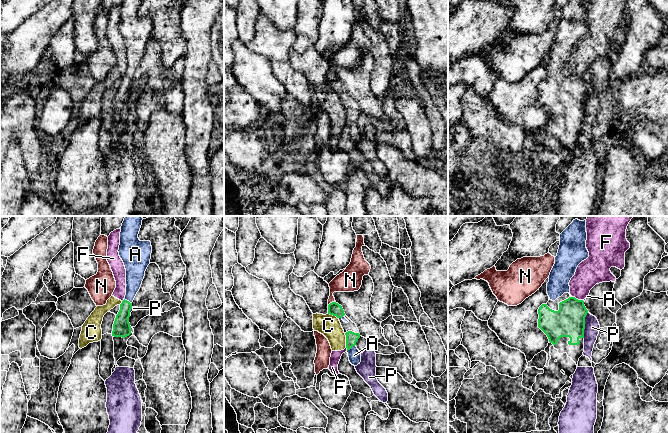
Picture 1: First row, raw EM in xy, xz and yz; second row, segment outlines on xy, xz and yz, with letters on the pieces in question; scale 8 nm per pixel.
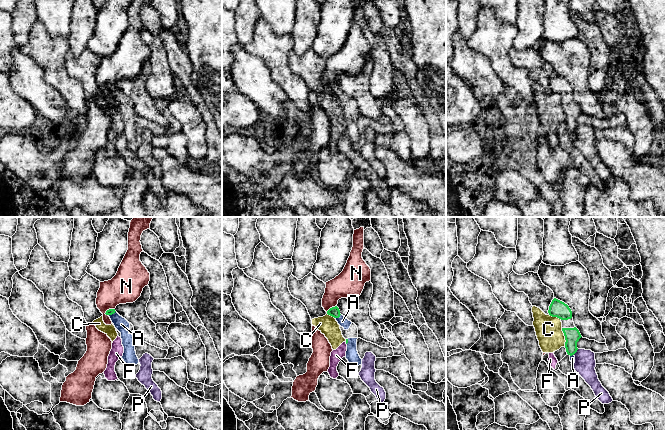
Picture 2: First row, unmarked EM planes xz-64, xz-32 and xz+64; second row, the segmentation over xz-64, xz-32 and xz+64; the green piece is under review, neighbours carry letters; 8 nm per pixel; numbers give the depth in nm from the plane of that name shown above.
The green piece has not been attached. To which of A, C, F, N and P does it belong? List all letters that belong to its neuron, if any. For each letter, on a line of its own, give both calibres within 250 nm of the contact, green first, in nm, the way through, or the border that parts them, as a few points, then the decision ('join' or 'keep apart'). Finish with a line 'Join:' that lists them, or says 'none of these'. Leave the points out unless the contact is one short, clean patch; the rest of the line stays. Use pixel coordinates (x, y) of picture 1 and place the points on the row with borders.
A: 100 nm thick on the green side, 100 nm on the other; join
C: 100 nm thick on the green side, 170 nm on the other; border along xz (344, 333), (346, 347); keep apart
F: 260 nm thick on the green side, 220 nm on the other; border along yz (572, 296), (582, 300); keep apart
N: 100 nm thick on the green side, 190 nm on the other; border along xz (335, 301), (328, 305); keep apart
P: 260 nm thick on the green side, 120 nm on the other; border along yz (588, 312), (585, 317), (583, 337); keep apart
Join: A

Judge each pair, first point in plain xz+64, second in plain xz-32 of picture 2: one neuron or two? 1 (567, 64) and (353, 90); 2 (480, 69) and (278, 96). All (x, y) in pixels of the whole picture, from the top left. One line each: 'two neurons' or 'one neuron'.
1: one neuron
2: one neuron

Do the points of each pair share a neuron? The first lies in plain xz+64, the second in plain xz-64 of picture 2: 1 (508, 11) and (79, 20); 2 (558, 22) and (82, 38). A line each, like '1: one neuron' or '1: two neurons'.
1: two neurons
2: two neurons

